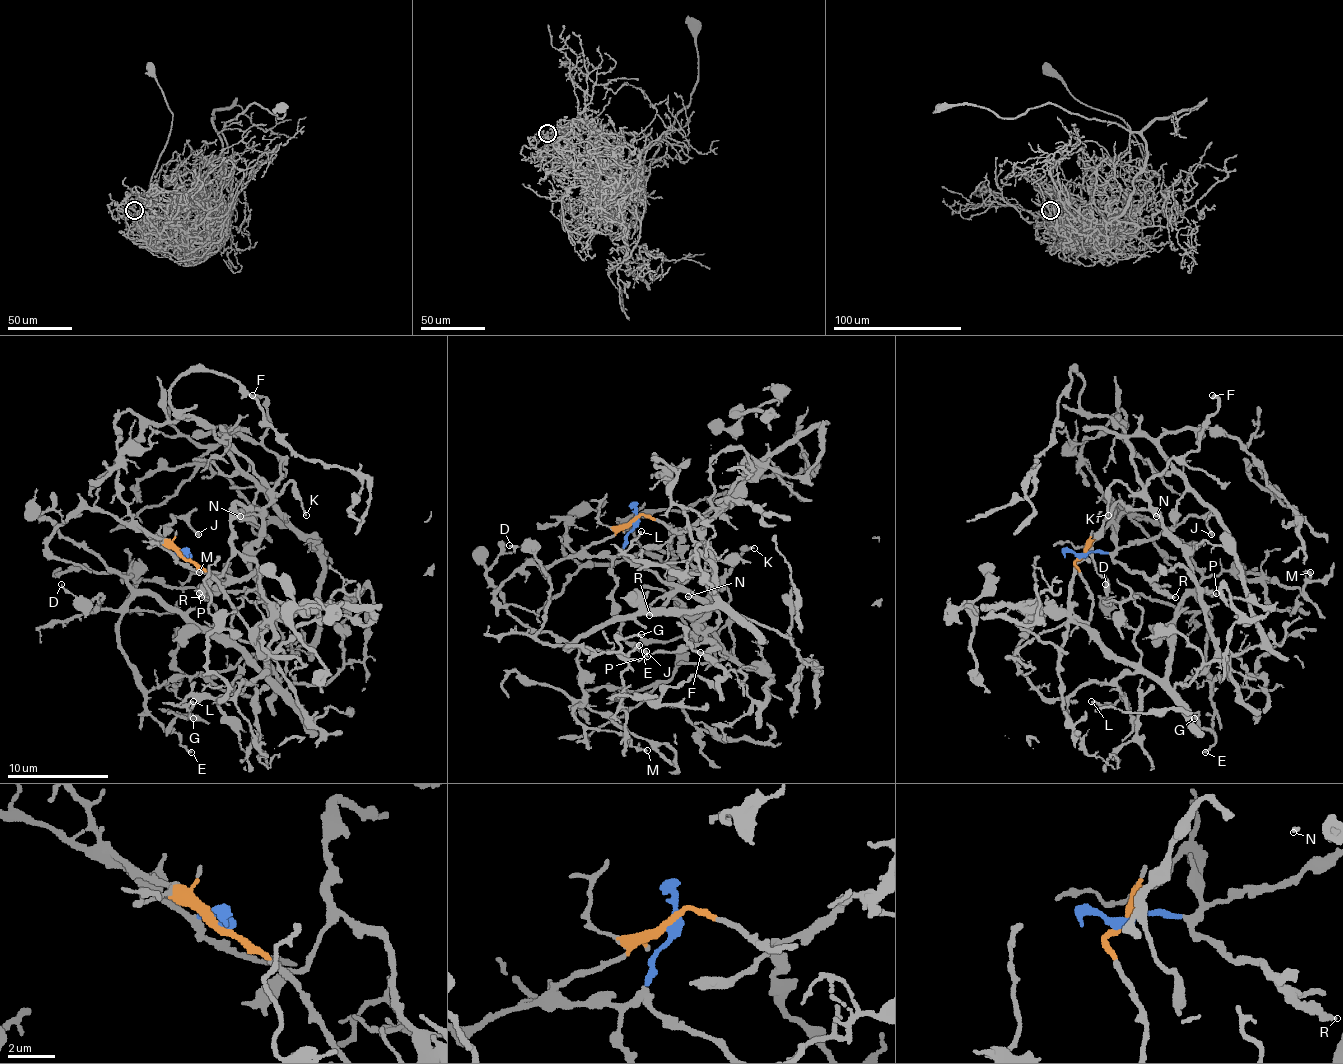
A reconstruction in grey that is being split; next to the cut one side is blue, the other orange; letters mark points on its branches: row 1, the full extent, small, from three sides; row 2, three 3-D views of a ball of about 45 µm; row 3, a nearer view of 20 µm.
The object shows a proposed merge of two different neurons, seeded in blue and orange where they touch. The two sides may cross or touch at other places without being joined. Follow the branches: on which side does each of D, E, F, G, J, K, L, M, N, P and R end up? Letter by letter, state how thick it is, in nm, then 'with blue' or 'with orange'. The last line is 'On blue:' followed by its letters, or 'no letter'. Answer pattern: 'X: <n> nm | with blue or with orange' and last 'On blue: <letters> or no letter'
D: 110 nm | with orange
E: 180 nm | with orange
F: 300 nm | with blue
G: 200 nm | with orange
J: 200 nm | with blue
K: 130 nm | with blue
L: 160 nm | with orange
M: 160 nm | with orange
N: 130 nm | with blue
P: 180 nm | with blue
R: 240 nm | with blue
On blue: F, J, K, N, P, R

